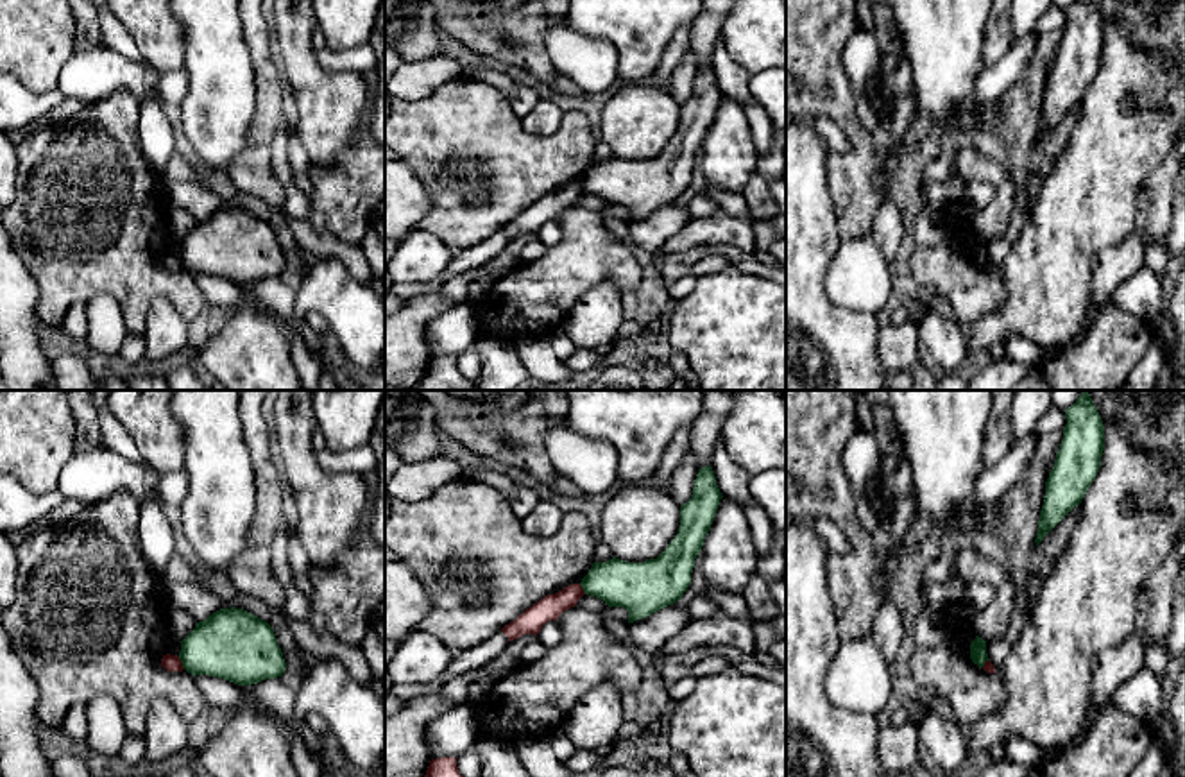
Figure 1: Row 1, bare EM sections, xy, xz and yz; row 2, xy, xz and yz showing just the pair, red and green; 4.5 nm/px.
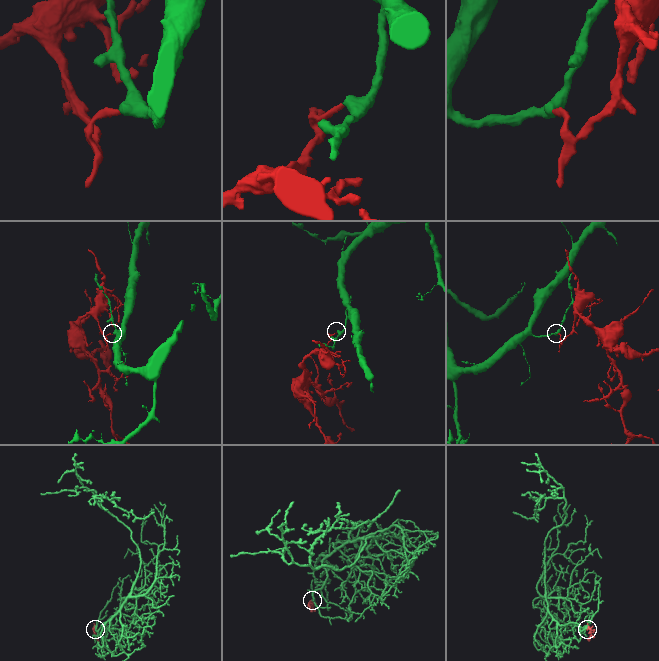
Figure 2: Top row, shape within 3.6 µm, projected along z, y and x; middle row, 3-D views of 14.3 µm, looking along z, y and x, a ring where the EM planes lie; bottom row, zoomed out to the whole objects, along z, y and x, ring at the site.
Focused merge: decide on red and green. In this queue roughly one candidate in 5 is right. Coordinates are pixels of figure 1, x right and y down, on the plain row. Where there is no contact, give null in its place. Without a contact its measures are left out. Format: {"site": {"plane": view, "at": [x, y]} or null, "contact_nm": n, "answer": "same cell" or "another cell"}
{"site": {"plane": "xy", "at": [181, 262]}, "contact_nm": 70, "answer": "another cell"}

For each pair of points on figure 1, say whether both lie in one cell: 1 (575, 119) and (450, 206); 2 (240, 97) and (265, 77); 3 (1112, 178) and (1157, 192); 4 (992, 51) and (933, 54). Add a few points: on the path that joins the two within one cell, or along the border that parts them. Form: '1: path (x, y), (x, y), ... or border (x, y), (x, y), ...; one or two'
1: path (550, 151), (491, 208), (482, 208); one
2: border (246, 45), (255, 85), (255, 115), (249, 128); two
3: border (1166, 156), (1142, 188); two
4: border (988, 18), (983, 29), (983, 67); two

